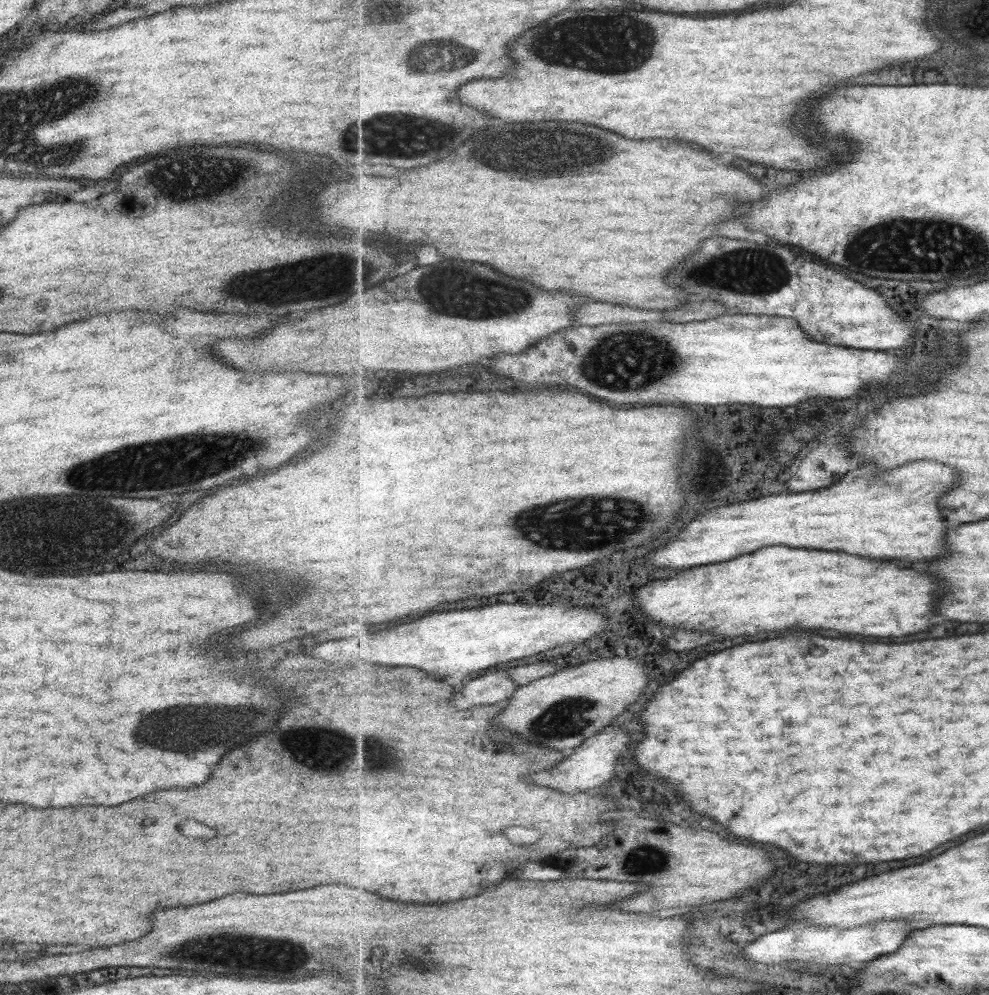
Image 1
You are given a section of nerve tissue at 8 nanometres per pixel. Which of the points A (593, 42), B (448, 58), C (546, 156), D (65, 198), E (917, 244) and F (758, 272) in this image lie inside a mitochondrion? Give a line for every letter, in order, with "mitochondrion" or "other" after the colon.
A: mitochondrion
B: mitochondrion
C: mitochondrion
D: other
E: mitochondrion
F: mitochondrion

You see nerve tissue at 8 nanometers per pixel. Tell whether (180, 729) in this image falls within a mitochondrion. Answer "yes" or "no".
yes

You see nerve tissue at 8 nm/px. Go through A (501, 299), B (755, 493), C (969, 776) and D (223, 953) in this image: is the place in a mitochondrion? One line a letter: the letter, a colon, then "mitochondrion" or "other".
A: mitochondrion
B: other
C: other
D: mitochondrion

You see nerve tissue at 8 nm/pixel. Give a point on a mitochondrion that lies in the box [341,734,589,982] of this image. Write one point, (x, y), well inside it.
(427, 961)

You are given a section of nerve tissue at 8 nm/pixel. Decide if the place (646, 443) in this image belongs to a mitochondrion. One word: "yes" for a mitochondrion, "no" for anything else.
no

